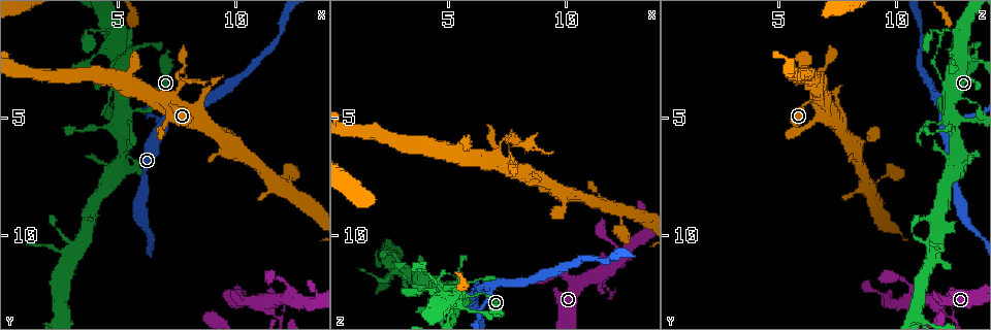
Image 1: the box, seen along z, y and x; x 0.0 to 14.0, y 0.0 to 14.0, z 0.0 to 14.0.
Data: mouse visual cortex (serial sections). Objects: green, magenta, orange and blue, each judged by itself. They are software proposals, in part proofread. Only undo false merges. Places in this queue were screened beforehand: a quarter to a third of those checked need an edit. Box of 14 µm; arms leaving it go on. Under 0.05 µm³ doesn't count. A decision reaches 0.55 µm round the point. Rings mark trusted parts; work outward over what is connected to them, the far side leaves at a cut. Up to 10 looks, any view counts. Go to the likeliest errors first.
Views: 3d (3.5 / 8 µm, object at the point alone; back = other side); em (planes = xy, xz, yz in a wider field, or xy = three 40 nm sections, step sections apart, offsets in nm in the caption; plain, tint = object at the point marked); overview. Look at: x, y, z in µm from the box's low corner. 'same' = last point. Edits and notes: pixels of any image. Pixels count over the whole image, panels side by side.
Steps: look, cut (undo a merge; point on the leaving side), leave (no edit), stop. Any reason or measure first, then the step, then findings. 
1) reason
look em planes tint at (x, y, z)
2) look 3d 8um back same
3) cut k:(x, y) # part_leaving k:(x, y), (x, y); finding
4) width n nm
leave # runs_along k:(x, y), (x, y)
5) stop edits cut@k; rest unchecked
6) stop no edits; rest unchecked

a narrow waist
look 3d 3.5um at (7.9, 3.2, 6.8)

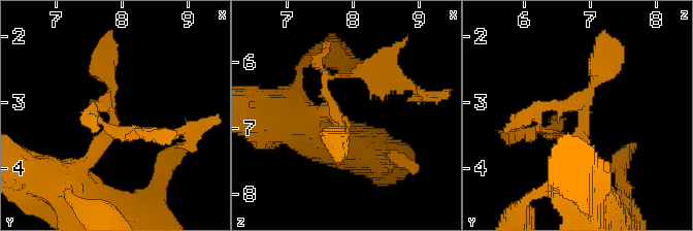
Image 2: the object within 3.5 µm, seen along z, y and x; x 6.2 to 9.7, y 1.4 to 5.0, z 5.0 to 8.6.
arms 3; arm_widths 150, 200, 300 nm
look em planes tint at (7.85, 3.15, 6.90)

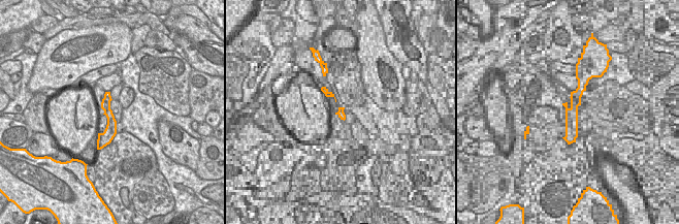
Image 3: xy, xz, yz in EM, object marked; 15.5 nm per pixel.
look em xy step 3 tint same

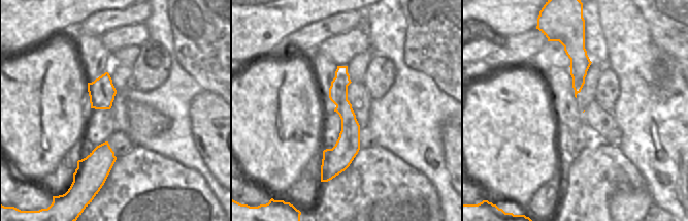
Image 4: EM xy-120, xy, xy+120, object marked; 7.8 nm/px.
cut 2:(122, 129) # part_leaving 2:(96, 105), (96, 118), (124, 133), (162, 133); two cells meet here

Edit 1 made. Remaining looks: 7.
sharp bend
look 3d 3.5um at (4.8, 3.5, 12.0)

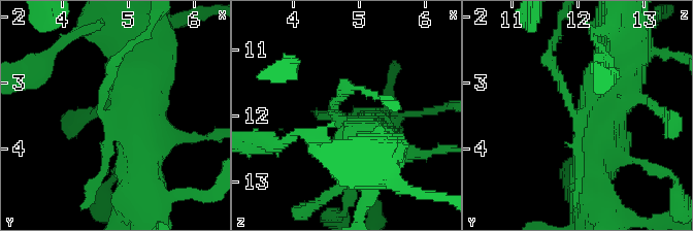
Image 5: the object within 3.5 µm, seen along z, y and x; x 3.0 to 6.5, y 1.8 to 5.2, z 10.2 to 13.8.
look em xy step 2 tint at (4.70, 3.50, 12.05)

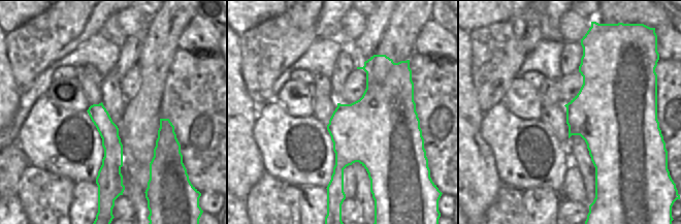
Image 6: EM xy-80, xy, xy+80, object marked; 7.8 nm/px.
look em xy step 5 tint same

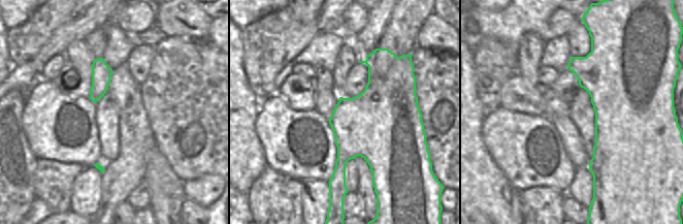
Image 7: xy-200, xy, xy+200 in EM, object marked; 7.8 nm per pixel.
arm_widths 150, 500 nm
leave # runs_along 5:(611, 136), (570, 107), (550, 63); one cell here

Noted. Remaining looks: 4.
arms part here
look em xy step 1 tint at (6.9, 5.2, 12.1)

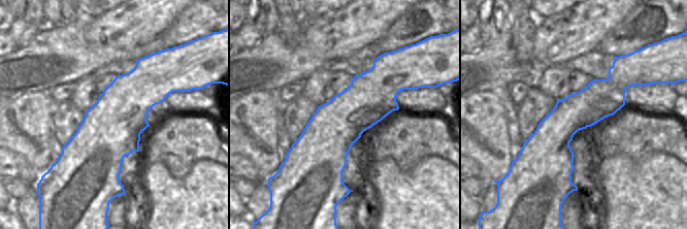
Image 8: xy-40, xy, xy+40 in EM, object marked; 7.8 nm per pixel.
wider look
look 3d 3.5um same

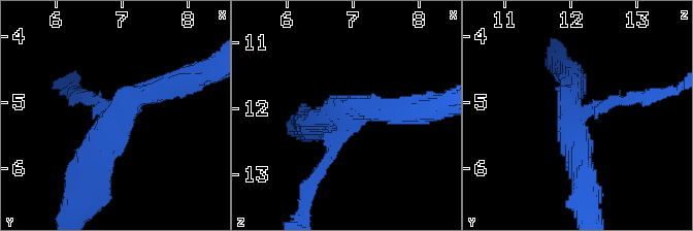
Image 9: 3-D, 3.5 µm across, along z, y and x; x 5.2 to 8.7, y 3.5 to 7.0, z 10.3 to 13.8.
arm_widths 100, 300, 400 nm
cut 9:(328, 160) # part_leaving 9:(342, 131), (304, 192), (304, 216); a second cell is stuck on

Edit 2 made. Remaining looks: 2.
stop edits cut@2, cut@9; rest unchecked

